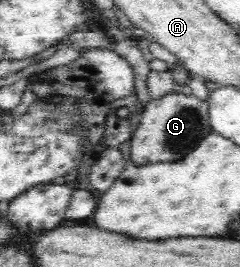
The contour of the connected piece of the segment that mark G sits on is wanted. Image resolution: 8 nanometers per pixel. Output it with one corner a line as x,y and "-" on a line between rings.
171,91
165,96
152,98
140,113
138,126
130,138
130,159
137,166
174,161
181,158
197,141
210,132
208,99

